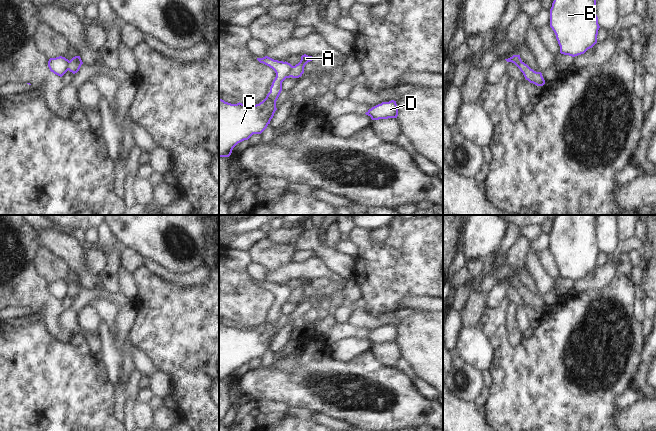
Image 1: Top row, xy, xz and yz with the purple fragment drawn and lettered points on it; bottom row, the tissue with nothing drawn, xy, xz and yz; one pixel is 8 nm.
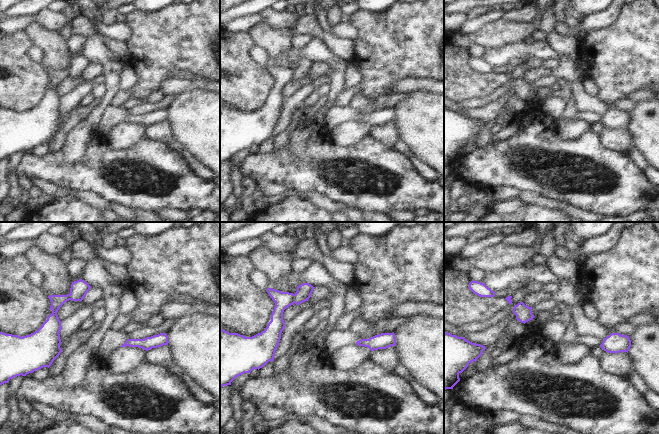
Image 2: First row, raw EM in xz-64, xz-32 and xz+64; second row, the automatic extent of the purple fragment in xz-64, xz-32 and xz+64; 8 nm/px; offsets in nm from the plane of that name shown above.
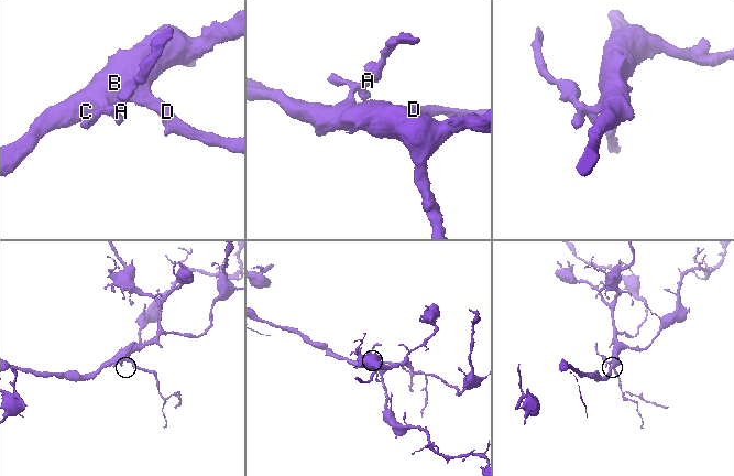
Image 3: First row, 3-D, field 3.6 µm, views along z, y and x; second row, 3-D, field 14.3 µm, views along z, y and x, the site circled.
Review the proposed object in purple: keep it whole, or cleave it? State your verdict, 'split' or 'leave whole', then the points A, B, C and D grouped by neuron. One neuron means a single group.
split; groups A / B C D

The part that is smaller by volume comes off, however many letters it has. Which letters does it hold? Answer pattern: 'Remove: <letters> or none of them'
Remove: A

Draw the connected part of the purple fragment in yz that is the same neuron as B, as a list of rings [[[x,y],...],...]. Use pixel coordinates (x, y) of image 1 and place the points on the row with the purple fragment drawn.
[[[554,0],[550,27],[556,35],[560,53],[572,57],[584,54],[597,43],[596,0]]]

